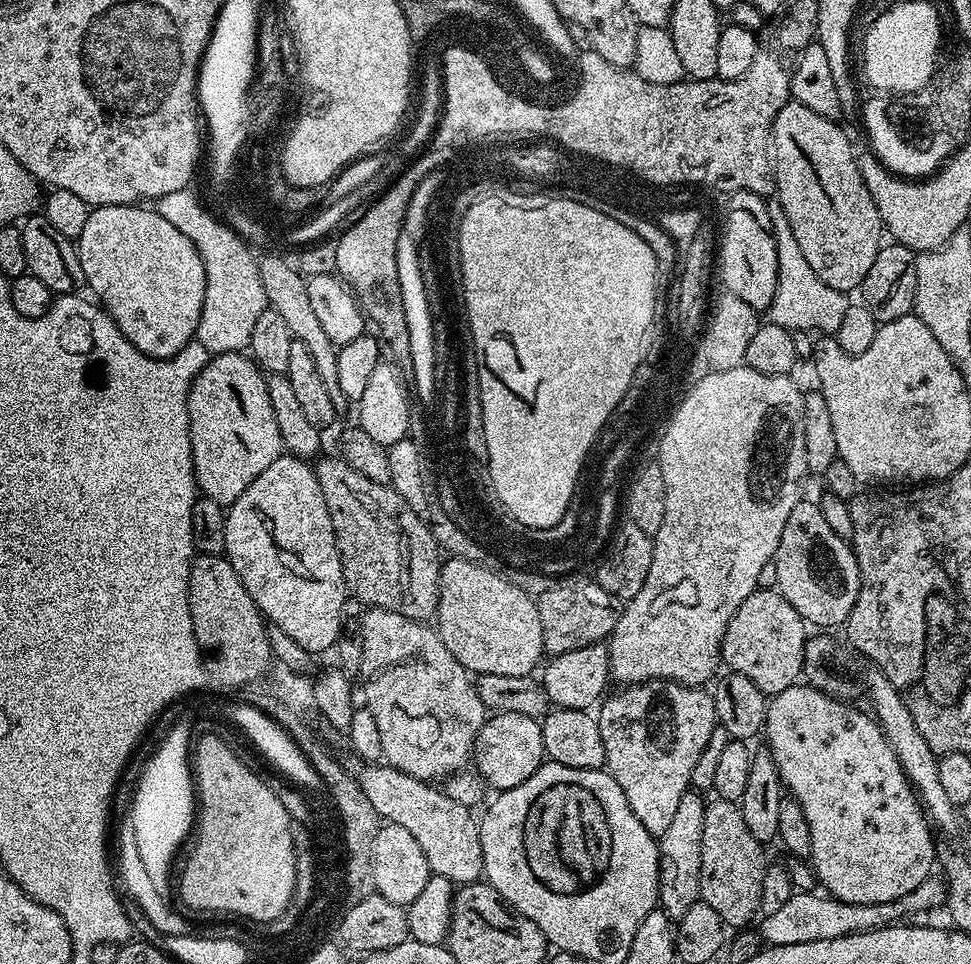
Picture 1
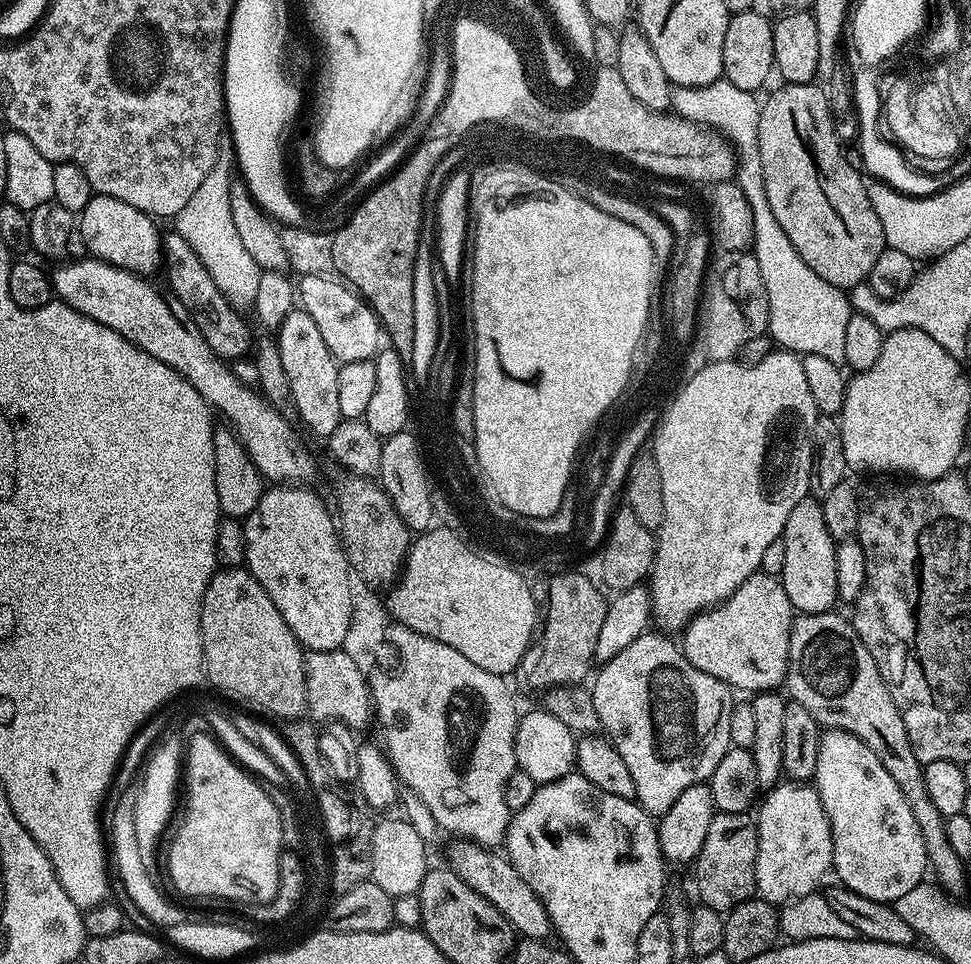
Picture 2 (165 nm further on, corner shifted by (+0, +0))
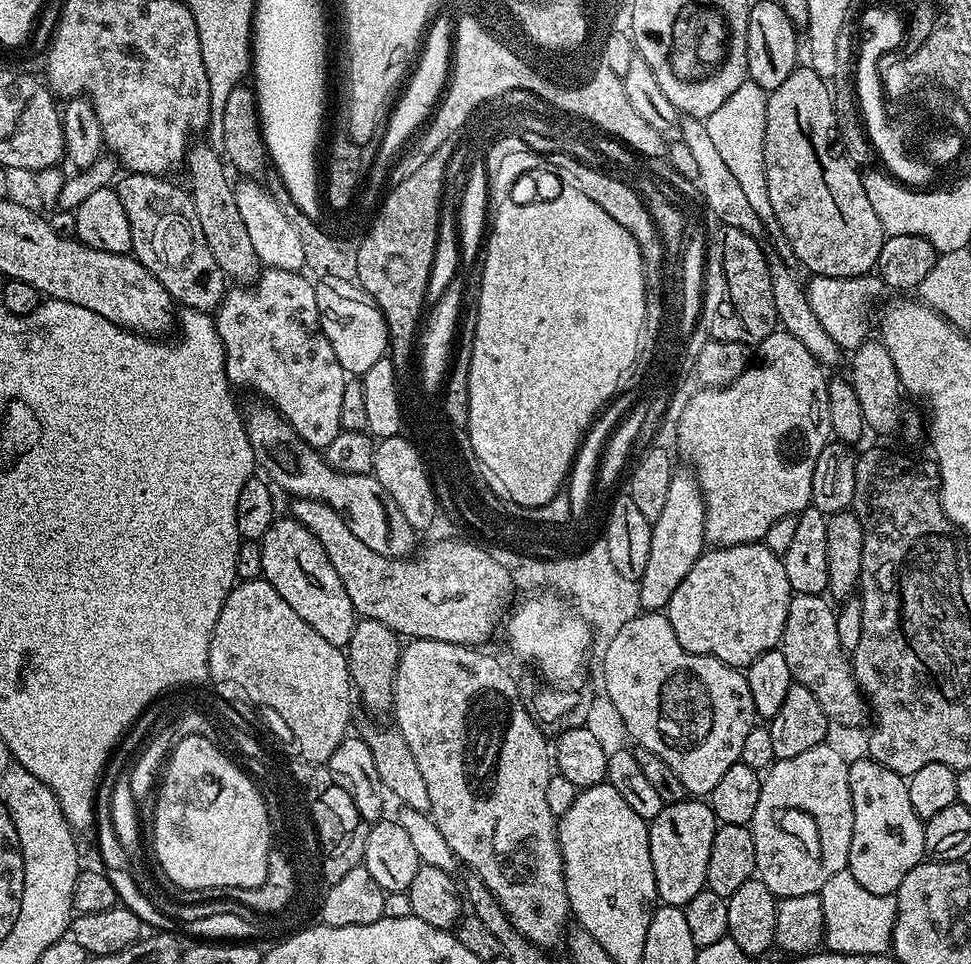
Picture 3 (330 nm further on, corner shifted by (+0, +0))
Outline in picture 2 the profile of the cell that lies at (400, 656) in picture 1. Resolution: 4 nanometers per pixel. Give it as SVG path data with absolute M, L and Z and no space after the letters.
M393 623L387 629L387 643L392 644L396 651L396 656L400 659L400 665L393 672L380 672L376 670L371 673L370 685L371 696L374 705L374 720L380 723L380 728L384 731L382 747L388 753L388 760L394 766L396 776L399 777L403 787L414 791L426 806L430 808L441 829L445 833L453 832L451 835L456 838L473 840L475 844L480 844L484 848L493 850L499 849L504 843L504 833L508 830L510 811L507 800L504 797L504 790L508 779L517 772L516 755L514 754L514 738L516 737L516 726L518 723L518 711L516 712L516 700L512 697L512 692L508 689L508 680L498 674L490 674L490 670L482 670L482 666L474 666L474 662L467 660L463 654L458 654L458 650L453 650L451 646L446 646L434 638L426 638L406 626Z

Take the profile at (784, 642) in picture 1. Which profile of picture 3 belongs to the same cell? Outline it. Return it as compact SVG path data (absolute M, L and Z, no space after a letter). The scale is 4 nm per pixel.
M764 543L735 544L729 548L716 546L705 551L698 562L694 562L690 574L682 578L682 586L674 590L666 615L670 626L674 626L674 634L678 634L678 642L682 642L687 652L713 656L732 668L744 670L754 662L754 658L779 645L793 595L783 559L775 556Z

